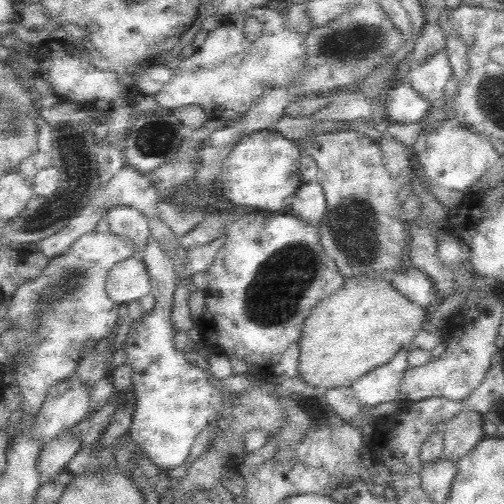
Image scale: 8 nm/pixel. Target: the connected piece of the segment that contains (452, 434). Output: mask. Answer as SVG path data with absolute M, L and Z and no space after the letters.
M464 410L464 412L458 412L458 414L452 416L444 426L444 458L457 461L464 454L468 454L470 450L473 450L487 436L484 429L482 429L483 423L483 415L476 410Z

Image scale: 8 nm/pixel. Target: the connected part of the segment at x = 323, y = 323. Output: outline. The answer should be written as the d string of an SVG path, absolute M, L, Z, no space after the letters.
M354 276L321 300L306 320L298 340L298 373L317 390L352 386L366 372L390 362L402 348L409 348L424 328L431 309L402 295L382 276Z

